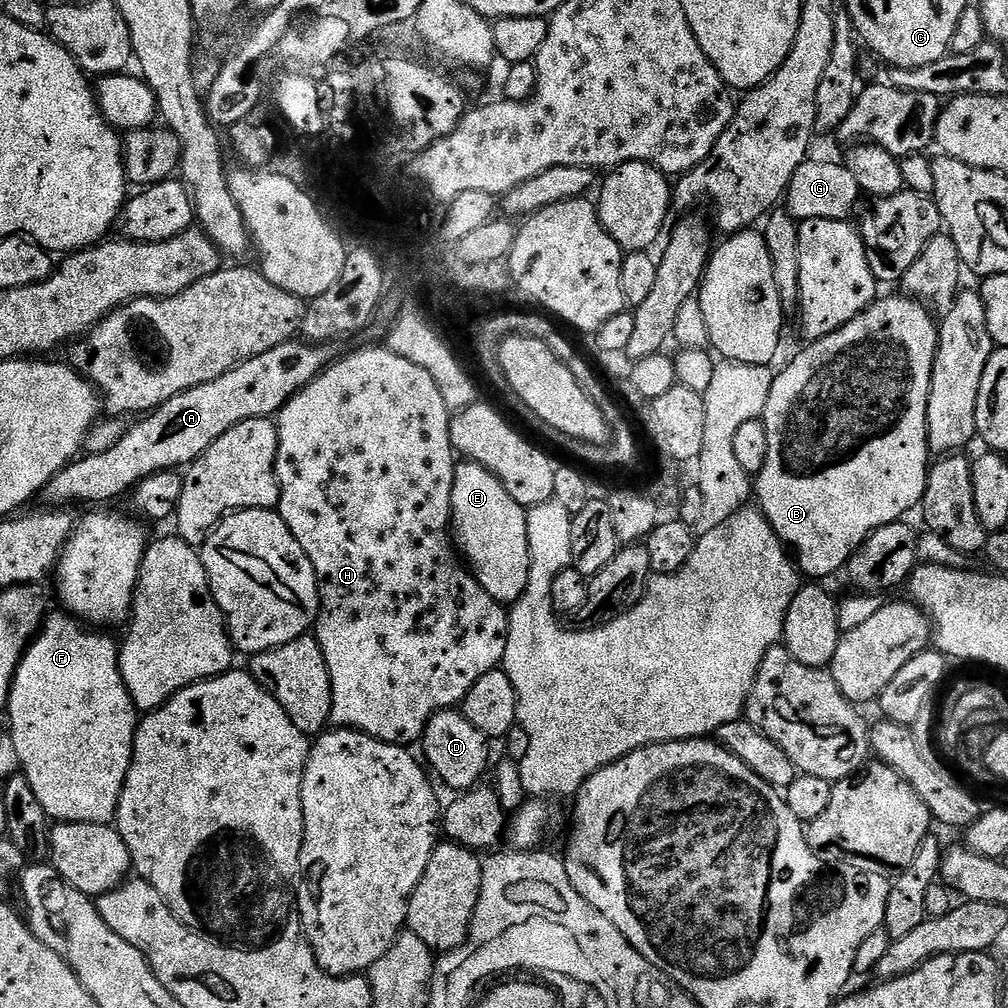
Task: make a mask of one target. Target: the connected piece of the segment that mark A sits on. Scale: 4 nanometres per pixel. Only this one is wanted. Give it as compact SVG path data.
M300 338L285 340L284 343L274 346L274 350L236 365L225 376L219 376L217 380L211 380L170 398L151 414L137 419L140 421L117 444L110 445L105 452L96 452L93 456L81 455L67 464L58 474L54 474L54 478L44 487L43 499L48 499L52 503L49 505L52 506L72 506L68 504L74 503L75 500L85 500L86 503L92 504L88 506L100 506L103 505L100 504L103 500L112 500L115 496L122 495L124 491L127 493L135 489L136 485L147 476L154 476L157 472L180 470L180 467L183 469L191 465L193 460L199 458L219 436L229 432L235 424L241 424L243 420L275 417L288 403L289 398L301 392L315 376L319 376L337 359L336 348L337 345L332 342L305 342Z

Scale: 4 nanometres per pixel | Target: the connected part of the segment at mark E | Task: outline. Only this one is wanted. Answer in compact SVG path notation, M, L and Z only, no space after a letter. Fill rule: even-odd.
M460 462L456 465L454 486L452 487L452 519L454 536L460 539L464 552L468 555L467 563L476 581L494 598L505 606L516 603L516 599L526 590L530 574L530 550L528 549L528 514L525 505L514 502L494 474L490 474L481 464Z

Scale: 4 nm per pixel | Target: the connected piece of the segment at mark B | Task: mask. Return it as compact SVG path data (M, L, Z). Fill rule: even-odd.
M899 295L888 296L885 300L877 299L865 312L846 322L846 326L834 330L834 334L826 334L826 338L813 340L804 346L808 348L802 349L781 372L775 373L770 386L770 398L766 398L766 410L762 417L766 426L766 462L762 470L754 476L754 500L757 500L755 503L759 511L764 513L776 535L794 553L797 569L808 578L832 576L839 568L841 571L852 557L852 553L864 543L868 535L877 532L882 526L903 521L907 517L904 515L924 499L930 467L926 414L930 398L932 367L936 357L936 343L940 333L933 313L920 305L917 300L913 300L911 296Z

